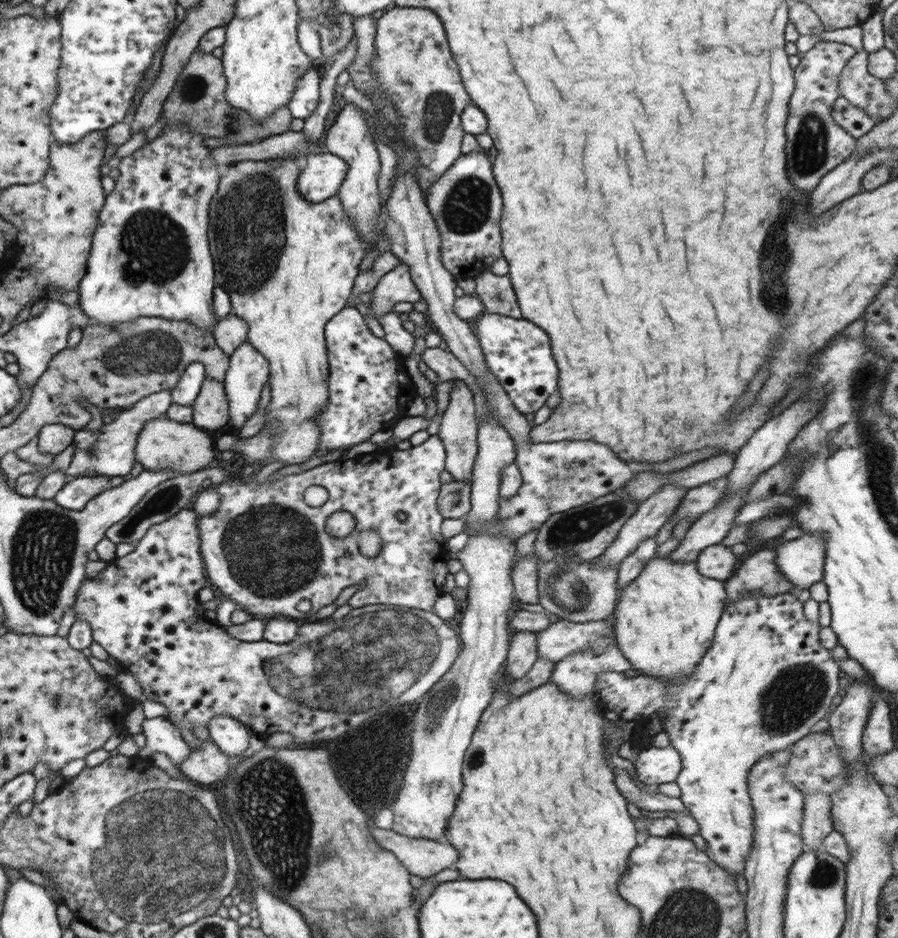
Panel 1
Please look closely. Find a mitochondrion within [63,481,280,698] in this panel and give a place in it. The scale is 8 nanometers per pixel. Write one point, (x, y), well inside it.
(163, 501)

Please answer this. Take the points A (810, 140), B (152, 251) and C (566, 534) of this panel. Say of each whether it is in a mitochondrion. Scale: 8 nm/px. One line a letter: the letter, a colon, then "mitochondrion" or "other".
A: mitochondrion
B: mitochondrion
C: mitochondrion

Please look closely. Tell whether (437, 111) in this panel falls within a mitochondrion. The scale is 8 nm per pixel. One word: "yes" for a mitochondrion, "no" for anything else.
yes

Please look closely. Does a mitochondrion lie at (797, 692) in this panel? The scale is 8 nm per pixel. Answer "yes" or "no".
yes

